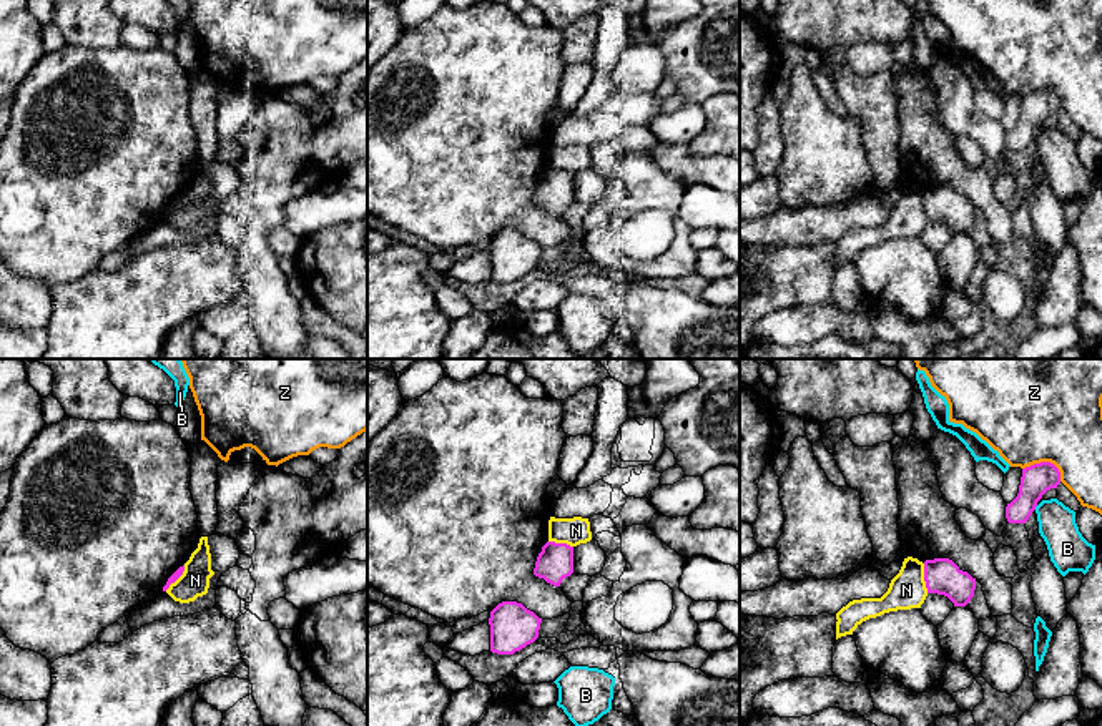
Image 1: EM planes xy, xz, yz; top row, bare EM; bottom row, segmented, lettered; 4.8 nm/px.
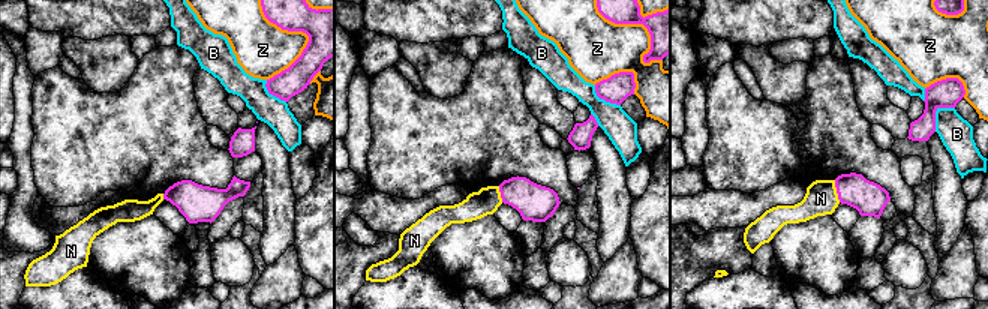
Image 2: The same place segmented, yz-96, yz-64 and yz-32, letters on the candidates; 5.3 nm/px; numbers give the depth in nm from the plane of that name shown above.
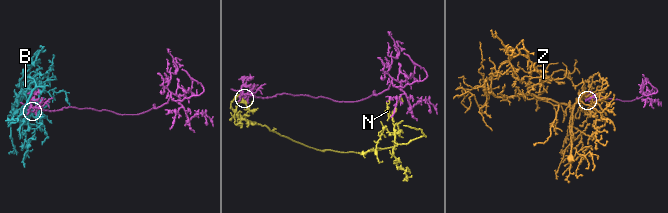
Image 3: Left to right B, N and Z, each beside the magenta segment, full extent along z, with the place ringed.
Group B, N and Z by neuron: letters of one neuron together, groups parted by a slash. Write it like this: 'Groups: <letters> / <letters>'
Groups: B / N / Z

